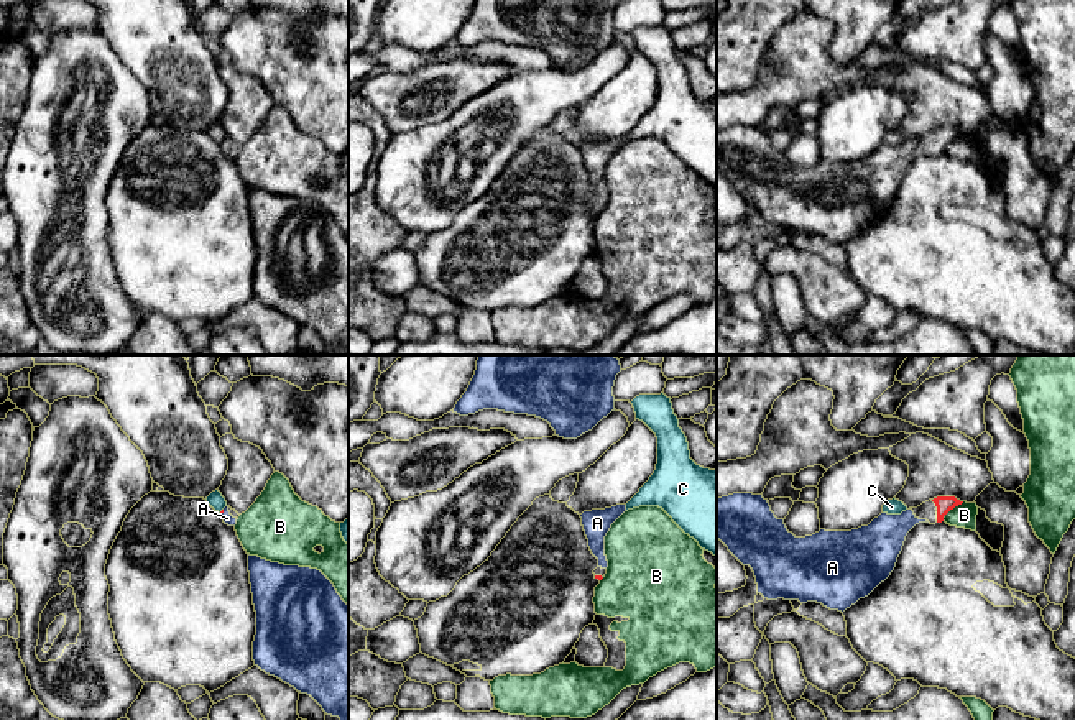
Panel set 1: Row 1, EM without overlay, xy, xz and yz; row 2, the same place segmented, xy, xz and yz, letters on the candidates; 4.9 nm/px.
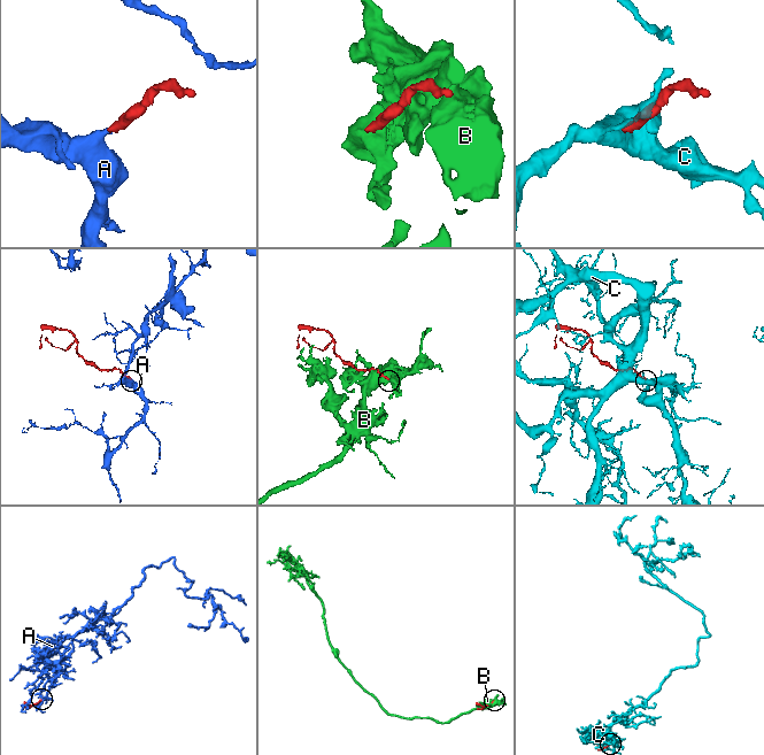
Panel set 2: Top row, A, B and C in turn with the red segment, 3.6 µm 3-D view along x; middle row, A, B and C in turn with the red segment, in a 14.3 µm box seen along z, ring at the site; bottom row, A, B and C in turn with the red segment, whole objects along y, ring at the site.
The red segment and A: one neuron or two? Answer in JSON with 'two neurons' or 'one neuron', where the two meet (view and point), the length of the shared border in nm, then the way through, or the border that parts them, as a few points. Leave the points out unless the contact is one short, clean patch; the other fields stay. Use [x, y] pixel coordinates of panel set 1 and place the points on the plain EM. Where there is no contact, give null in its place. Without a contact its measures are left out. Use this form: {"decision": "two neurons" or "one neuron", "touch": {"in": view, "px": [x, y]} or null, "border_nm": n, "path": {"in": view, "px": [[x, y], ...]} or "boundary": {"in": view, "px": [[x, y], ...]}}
{"decision": "one neuron", "touch": {"in": "xy", "px": [222, 143]}, "border_nm": 30, "path": {"in": "xy", "px": [[222, 142], [222, 143], [227, 150]]}}

